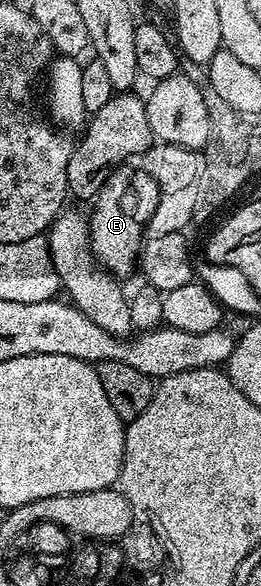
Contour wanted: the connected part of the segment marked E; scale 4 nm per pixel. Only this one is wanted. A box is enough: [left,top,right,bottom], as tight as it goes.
[90,172,159,279]

